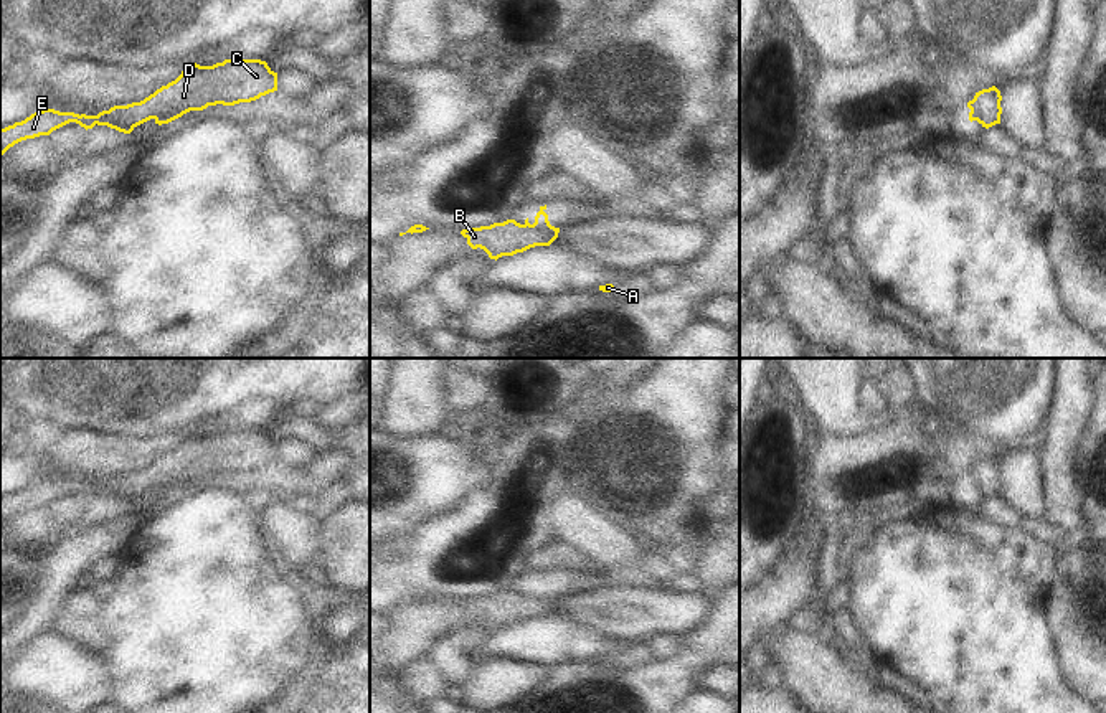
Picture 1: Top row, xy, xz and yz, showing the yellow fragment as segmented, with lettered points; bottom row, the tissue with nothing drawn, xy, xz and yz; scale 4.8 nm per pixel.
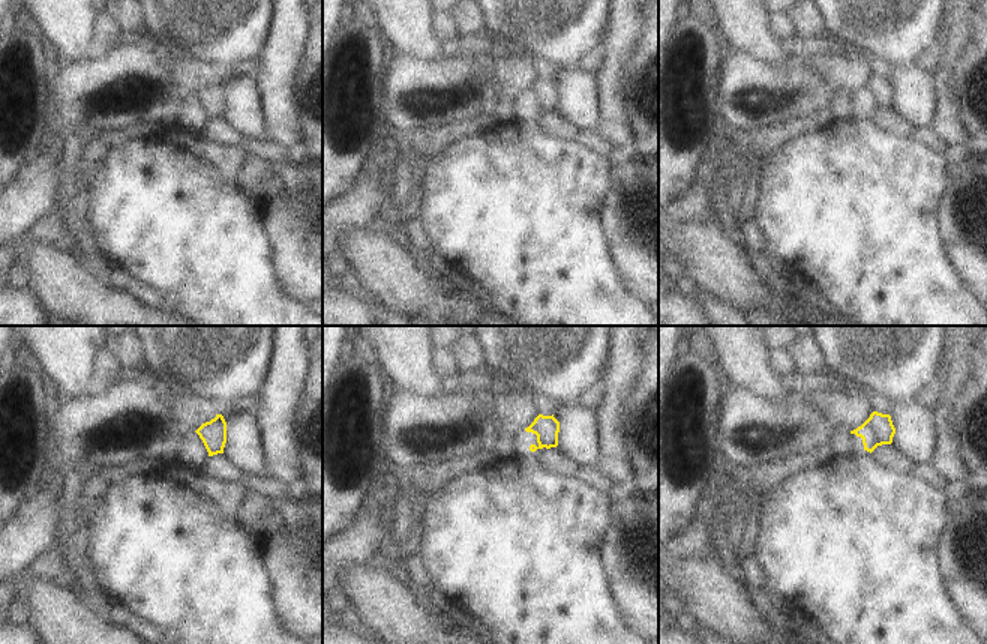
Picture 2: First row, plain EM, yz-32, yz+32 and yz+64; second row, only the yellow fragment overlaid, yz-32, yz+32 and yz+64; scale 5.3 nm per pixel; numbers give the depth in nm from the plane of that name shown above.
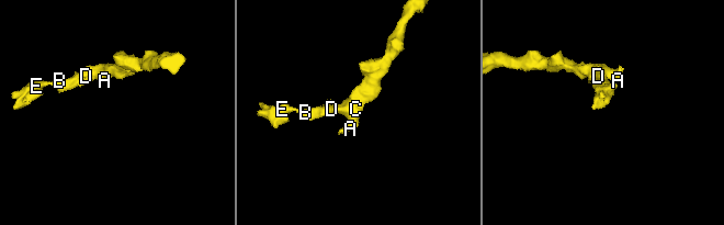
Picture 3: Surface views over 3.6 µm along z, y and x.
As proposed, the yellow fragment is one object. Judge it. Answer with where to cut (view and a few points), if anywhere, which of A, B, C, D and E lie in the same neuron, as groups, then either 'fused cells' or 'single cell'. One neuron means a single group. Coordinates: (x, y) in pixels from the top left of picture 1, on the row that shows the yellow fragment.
no cut | A B C D E | single cell

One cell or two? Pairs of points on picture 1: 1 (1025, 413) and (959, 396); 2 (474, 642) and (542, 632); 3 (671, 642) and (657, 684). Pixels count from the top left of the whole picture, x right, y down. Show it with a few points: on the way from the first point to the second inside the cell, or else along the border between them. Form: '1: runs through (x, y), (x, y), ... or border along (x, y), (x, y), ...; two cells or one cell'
1: runs through (1009, 396), (976, 396); one cell
2: border along (489, 636), (486, 656); two cells
3: border along (682, 637), (682, 642), (669, 656), (652, 659); two cells

